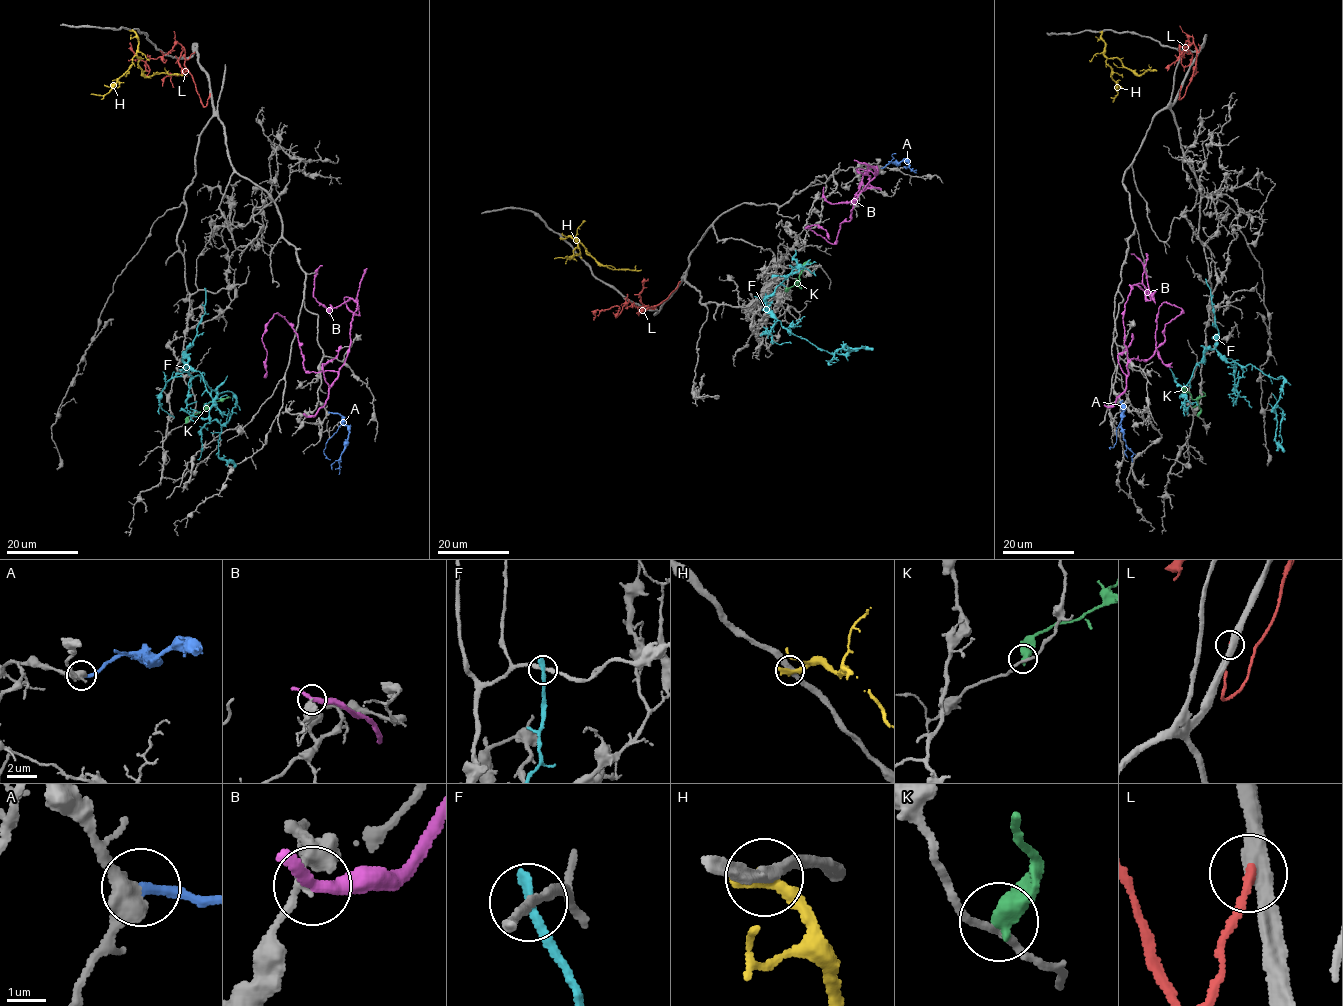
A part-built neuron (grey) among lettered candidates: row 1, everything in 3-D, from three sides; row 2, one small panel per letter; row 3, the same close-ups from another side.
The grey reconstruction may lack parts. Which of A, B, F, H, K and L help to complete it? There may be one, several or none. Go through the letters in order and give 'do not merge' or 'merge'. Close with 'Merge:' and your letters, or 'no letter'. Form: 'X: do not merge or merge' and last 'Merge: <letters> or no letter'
A: merge
B: do not merge
F: do not merge
H: do not merge
K: do not merge
L: do not merge
Merge: A

